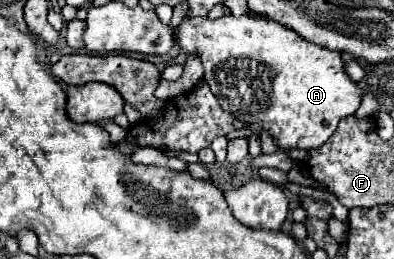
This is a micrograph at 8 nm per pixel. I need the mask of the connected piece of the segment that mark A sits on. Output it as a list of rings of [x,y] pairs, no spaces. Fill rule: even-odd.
[[[223,16],[217,20],[185,18],[175,28],[175,42],[187,54],[201,54],[205,66],[205,80],[211,92],[219,98],[223,110],[247,124],[261,124],[281,148],[319,148],[335,132],[339,120],[355,114],[361,104],[363,90],[345,72],[343,54],[311,44],[297,32],[281,26],[279,22],[251,16]]]

